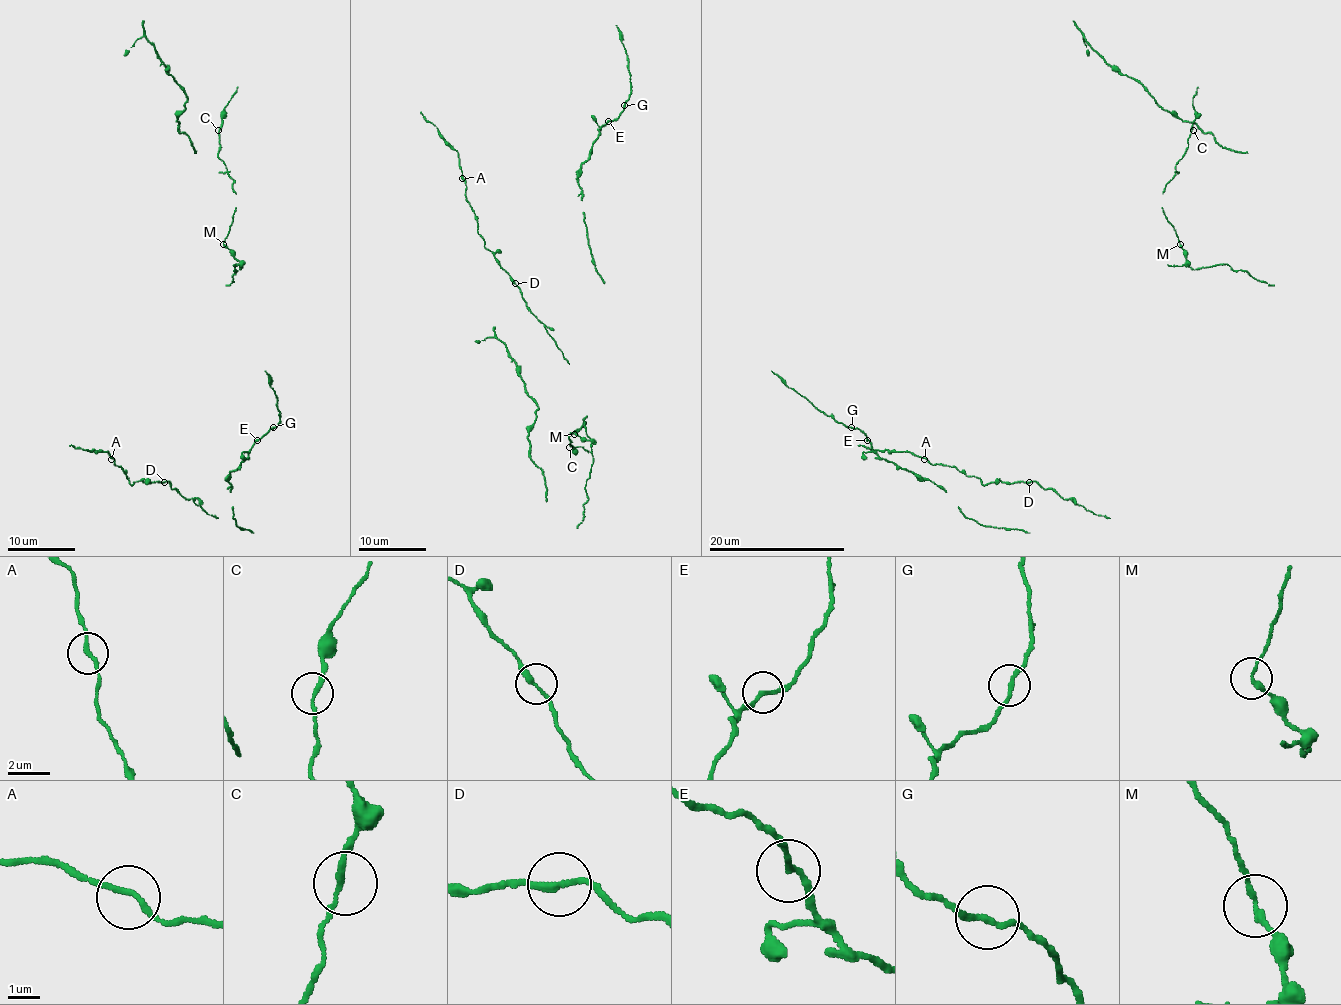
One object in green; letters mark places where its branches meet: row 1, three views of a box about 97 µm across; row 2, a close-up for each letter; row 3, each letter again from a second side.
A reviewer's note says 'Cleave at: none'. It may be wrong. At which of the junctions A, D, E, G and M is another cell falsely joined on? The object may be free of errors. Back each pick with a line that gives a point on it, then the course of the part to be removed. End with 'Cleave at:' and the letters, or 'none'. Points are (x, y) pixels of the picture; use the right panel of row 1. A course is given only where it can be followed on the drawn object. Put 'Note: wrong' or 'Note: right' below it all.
Cleave at: none
Note: right

